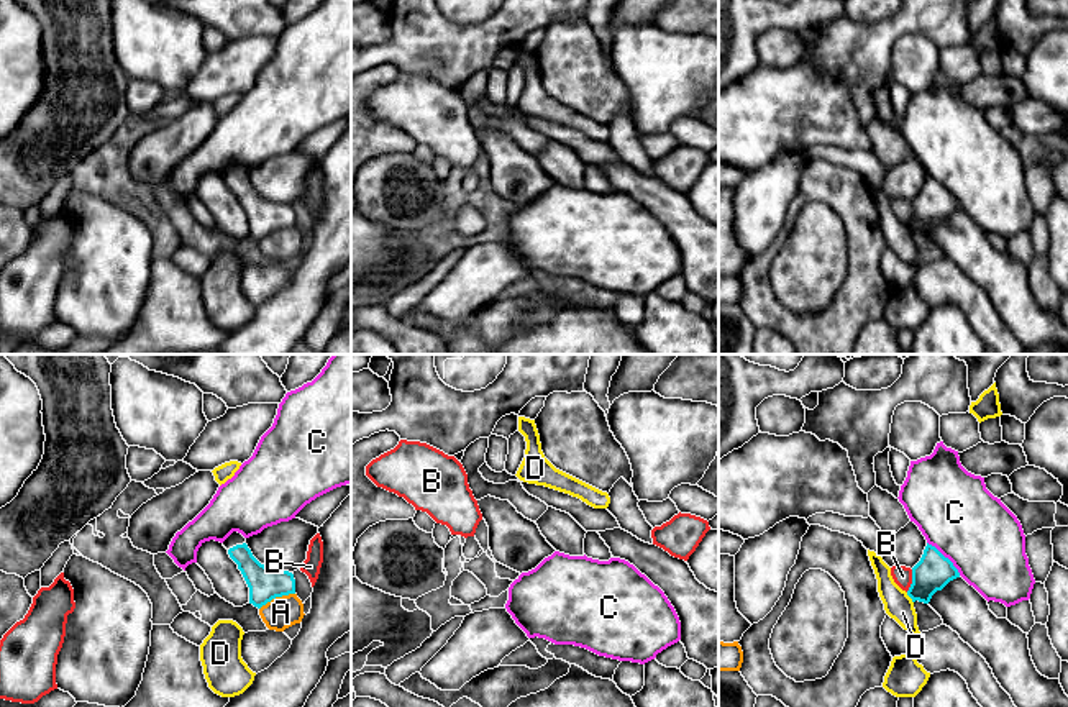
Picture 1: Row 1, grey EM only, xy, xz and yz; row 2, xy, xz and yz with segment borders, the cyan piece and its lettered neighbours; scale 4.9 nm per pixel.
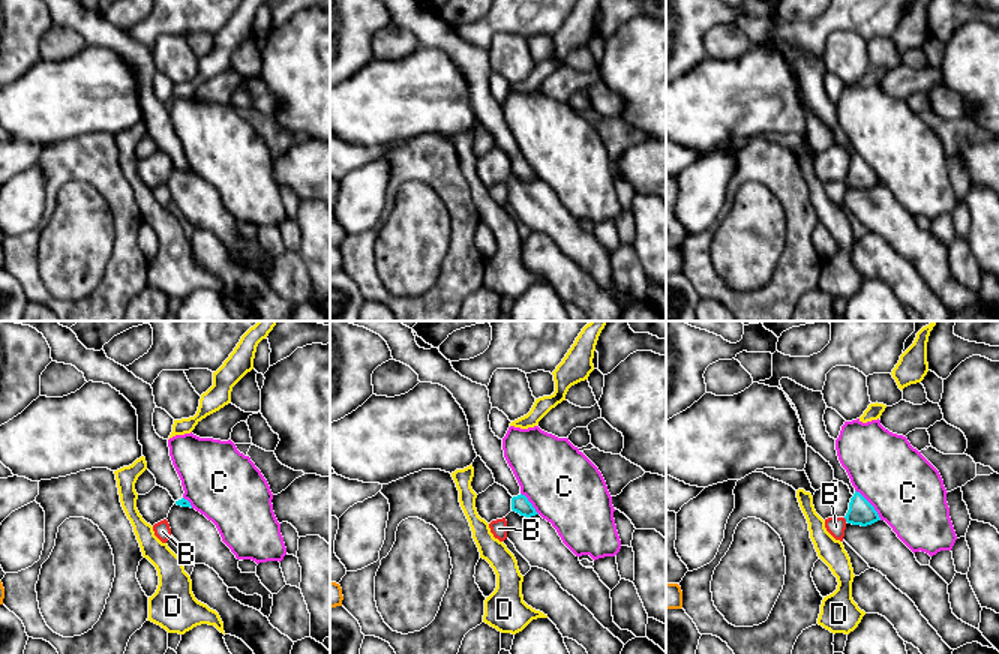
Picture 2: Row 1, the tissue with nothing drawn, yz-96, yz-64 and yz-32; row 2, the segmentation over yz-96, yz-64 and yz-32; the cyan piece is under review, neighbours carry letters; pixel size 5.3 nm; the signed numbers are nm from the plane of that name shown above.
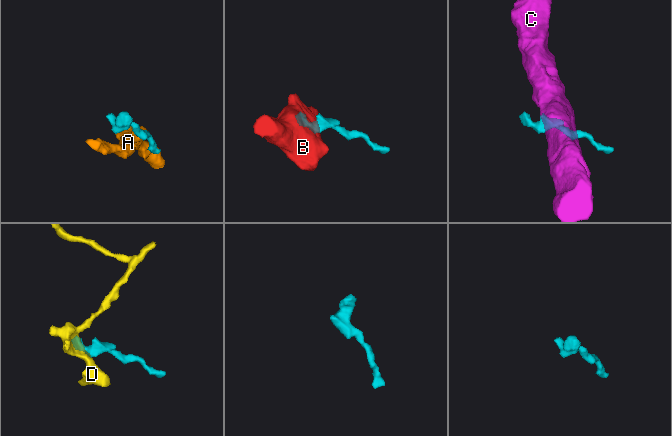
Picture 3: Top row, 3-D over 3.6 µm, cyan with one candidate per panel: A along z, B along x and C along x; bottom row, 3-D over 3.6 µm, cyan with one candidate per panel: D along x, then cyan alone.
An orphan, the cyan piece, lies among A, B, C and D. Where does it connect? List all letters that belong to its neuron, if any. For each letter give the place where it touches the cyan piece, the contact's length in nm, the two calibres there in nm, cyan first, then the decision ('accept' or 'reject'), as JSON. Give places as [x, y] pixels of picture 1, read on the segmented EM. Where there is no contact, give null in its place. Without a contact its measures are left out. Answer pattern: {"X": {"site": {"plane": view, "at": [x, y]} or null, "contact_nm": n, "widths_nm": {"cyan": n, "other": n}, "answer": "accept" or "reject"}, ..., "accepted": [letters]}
{"A": {"site": {"plane": "xy", "at": [276, 596]}, "contact_nm": 190, "widths_nm": {"cyan": 160, "other": 160}, "answer": "reject"}, "B": {"site": {"plane": "yz", "at": [912, 581]}, "contact_nm": 120, "widths_nm": {"cyan": 180, "other": 100}, "answer": "reject"}, "C": {"site": {"plane": "yz", "at": [944, 556]}, "contact_nm": 240, "widths_nm": {"cyan": 180, "other": 380}, "answer": "reject"}, "D": {"site": {"plane": "yz", "at": [909, 596]}, "contact_nm": 70, "widths_nm": {"cyan": 180, "other": 140}, "answer": "reject"}, "accepted": []}

